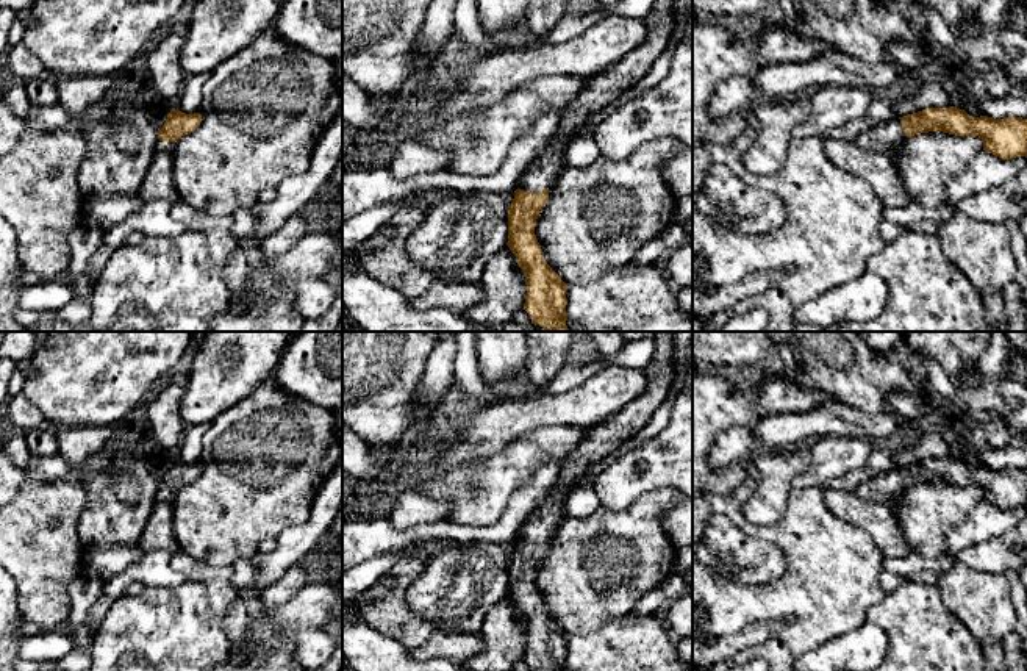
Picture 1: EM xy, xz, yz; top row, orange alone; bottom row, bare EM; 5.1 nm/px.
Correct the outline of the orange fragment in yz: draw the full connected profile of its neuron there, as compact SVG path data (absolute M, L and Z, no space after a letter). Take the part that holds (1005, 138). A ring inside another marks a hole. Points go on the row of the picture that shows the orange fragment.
M957 106L925 108L904 117L893 117L886 122L874 124L853 142L864 150L886 153L900 147L907 138L929 131L979 136L983 141L983 150L1002 160L1016 156L1027 158L1027 119L972 117Z

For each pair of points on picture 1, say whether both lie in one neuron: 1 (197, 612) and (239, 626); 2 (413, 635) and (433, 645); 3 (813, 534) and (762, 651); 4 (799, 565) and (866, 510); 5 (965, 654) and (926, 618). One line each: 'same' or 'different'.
1: different
2: different
3: same
4: different
5: same

